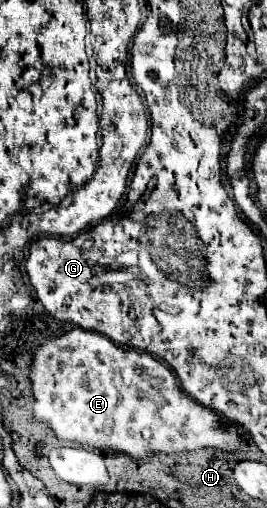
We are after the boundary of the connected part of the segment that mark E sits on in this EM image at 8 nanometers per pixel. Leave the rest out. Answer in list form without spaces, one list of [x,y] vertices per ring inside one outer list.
[[[72,329],[62,337],[50,339],[40,345],[30,367],[32,393],[36,399],[34,415],[36,419],[48,423],[58,439],[84,445],[86,449],[100,449],[102,453],[126,453],[132,457],[134,463],[152,457],[154,451],[176,453],[206,447],[236,451],[244,445],[234,427],[222,427],[220,417],[212,409],[204,407],[202,403],[196,403],[196,399],[180,391],[178,379],[164,363],[138,349],[126,351],[100,333]]]

